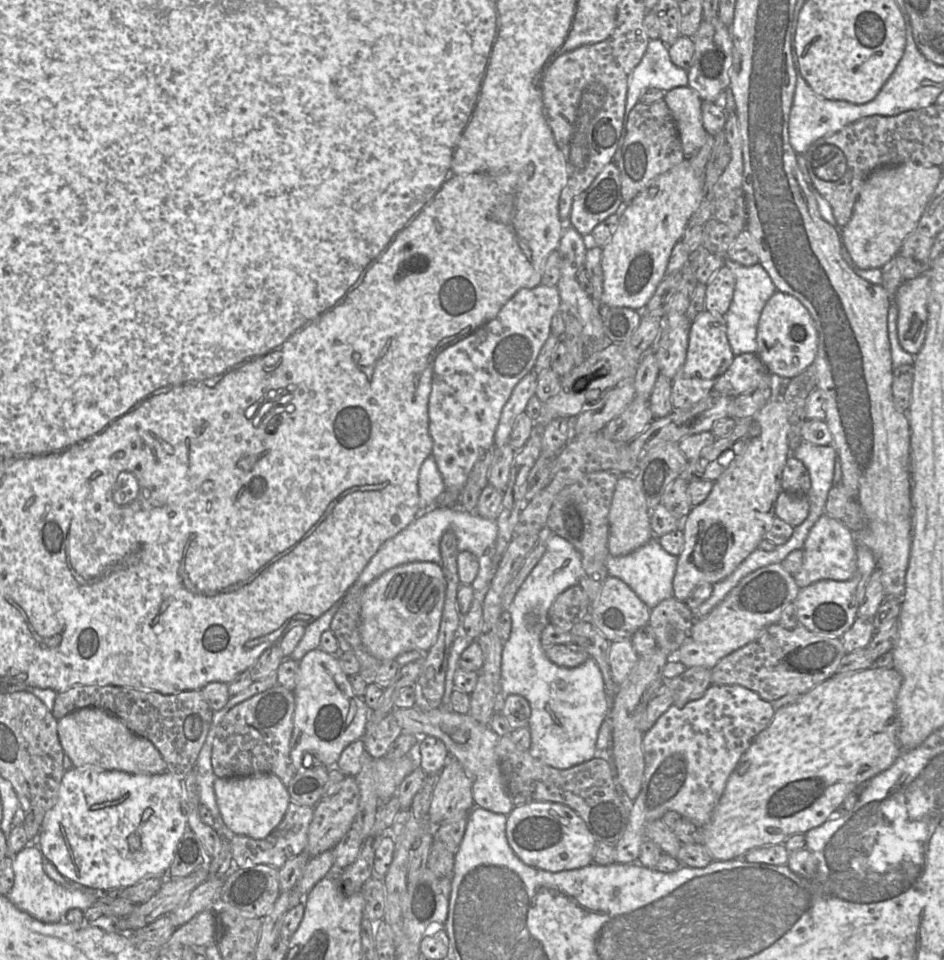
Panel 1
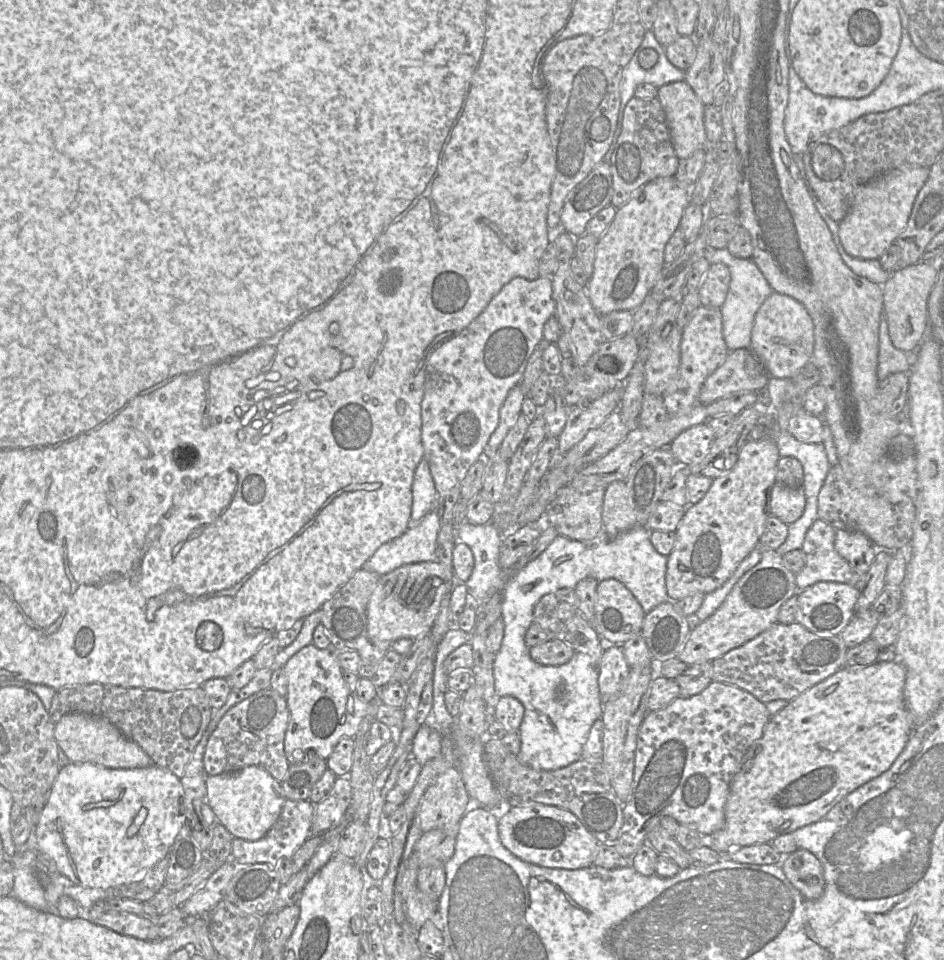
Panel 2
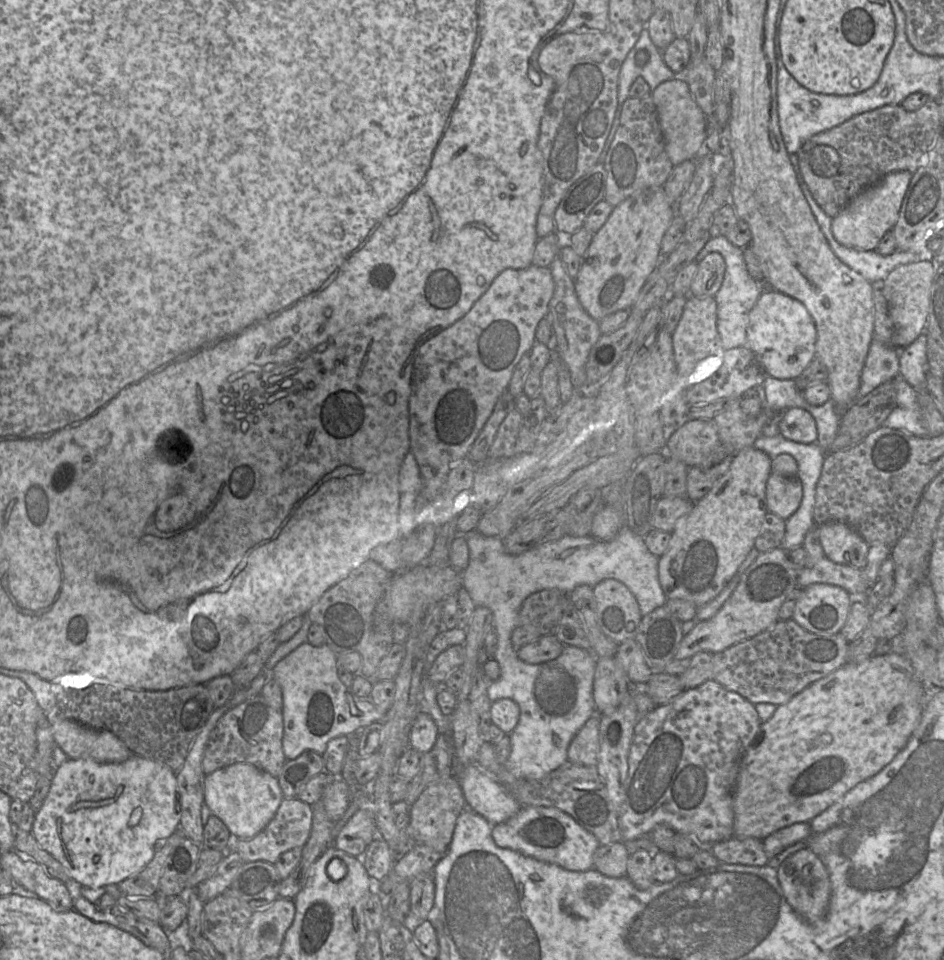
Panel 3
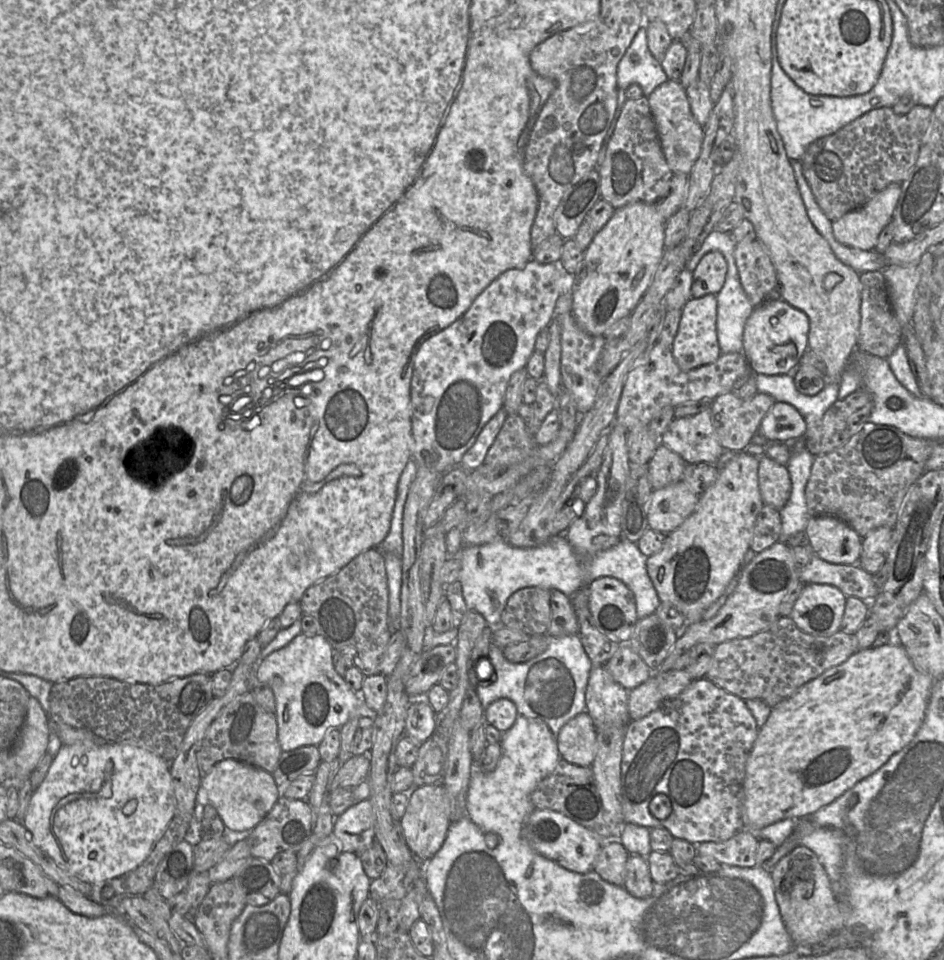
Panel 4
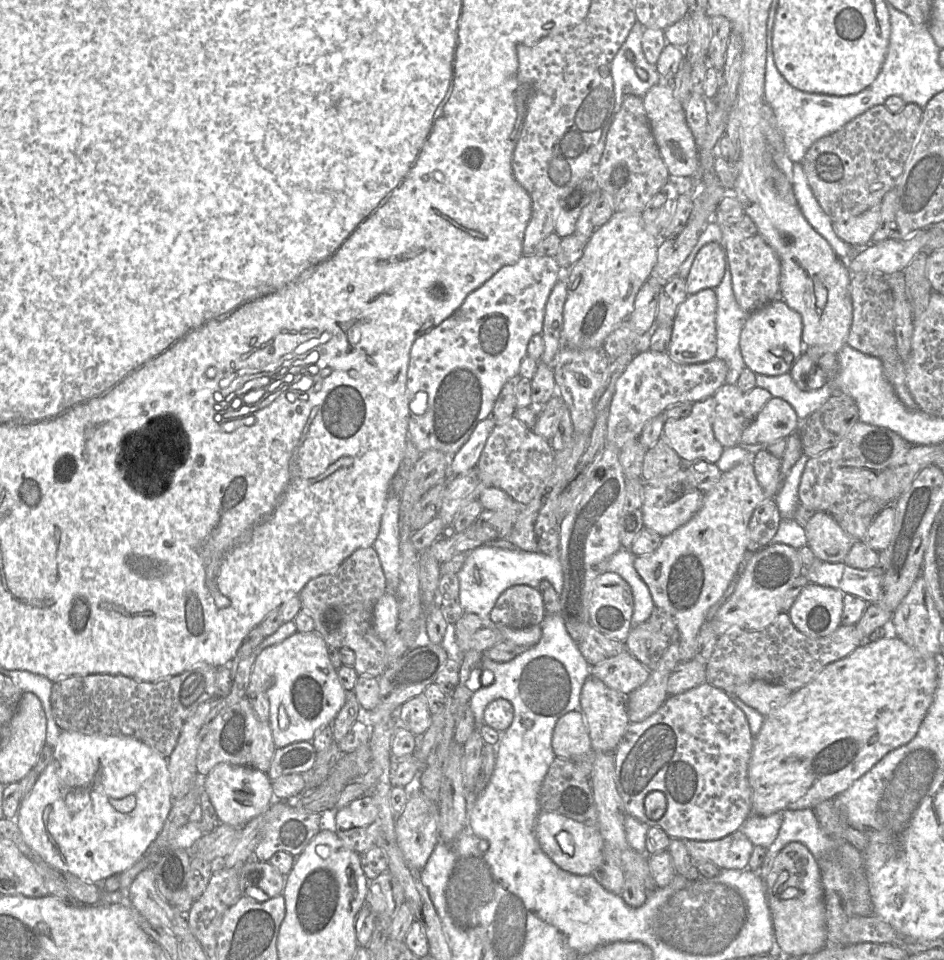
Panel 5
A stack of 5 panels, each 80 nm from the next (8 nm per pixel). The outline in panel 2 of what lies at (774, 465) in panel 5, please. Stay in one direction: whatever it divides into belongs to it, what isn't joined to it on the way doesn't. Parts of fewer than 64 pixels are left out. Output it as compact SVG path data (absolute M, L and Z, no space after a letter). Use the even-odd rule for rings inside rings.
M779 482L772 486L769 495L770 514L785 524L798 520L804 512L805 505L806 498L802 487L792 488Z

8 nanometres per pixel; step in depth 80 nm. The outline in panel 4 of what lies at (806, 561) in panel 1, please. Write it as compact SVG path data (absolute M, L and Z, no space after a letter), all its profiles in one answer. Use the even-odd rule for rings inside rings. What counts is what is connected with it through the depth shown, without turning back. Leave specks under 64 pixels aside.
M813 554L808 565L799 570L799 580L804 584L828 584L838 588L847 597L872 601L878 595L873 576L858 564L833 564Z

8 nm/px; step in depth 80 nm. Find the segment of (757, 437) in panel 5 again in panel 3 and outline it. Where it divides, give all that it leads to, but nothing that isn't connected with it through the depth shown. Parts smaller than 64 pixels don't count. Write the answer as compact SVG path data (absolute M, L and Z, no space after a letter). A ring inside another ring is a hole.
M791 407L778 415L779 434L784 438L803 444L815 443L818 433L812 415L799 407Z

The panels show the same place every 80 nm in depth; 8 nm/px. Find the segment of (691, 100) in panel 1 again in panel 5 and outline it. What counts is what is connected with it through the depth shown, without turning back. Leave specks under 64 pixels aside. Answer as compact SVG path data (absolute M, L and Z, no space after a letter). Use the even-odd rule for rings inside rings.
M661 81L642 99L653 137L670 175L695 177L698 173L698 148L687 125L683 103L674 97L671 82Z

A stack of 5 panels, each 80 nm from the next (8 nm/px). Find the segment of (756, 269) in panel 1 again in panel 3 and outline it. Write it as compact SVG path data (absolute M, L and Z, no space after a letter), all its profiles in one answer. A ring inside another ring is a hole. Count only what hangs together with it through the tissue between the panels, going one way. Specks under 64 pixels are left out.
M726 236L711 237L699 252L694 262L699 264L710 253L719 253L726 262L726 273L722 286L715 296L717 302L717 328L725 351L746 347L749 314L764 292L763 284L753 279L744 260L743 249L733 245Z

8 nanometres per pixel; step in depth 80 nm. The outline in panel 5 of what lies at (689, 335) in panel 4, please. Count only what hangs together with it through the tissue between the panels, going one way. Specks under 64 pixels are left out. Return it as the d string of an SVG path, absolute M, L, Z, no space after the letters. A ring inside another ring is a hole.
M714 289L689 294L679 305L672 322L672 335L667 350L669 357L679 364L697 364L712 360L716 354L716 307Z

